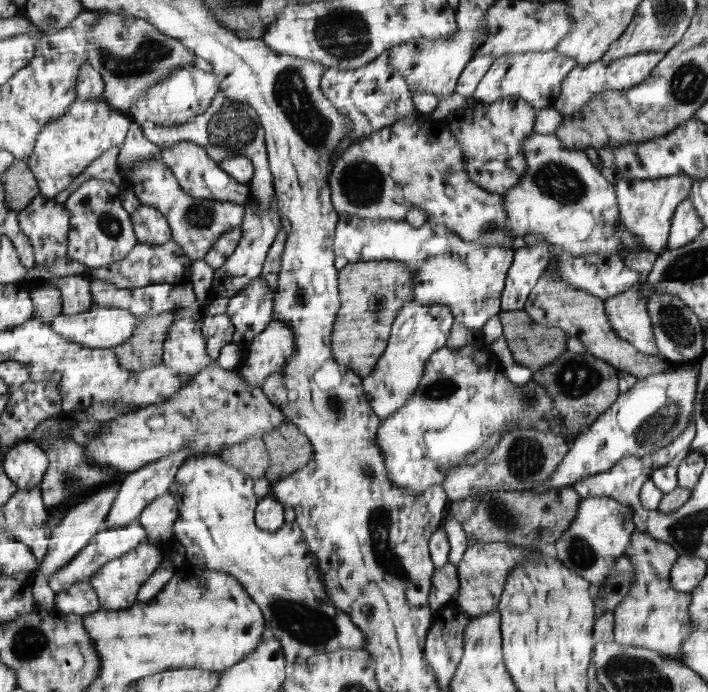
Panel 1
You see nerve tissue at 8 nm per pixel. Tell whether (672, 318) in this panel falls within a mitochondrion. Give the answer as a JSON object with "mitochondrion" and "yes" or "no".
{"mitochondrion":"yes"}

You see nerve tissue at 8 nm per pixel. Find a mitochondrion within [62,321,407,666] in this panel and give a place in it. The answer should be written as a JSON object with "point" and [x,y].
{"point":[311,630]}

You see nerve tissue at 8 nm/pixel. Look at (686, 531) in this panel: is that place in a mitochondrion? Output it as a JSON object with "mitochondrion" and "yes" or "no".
{"mitochondrion":"yes"}

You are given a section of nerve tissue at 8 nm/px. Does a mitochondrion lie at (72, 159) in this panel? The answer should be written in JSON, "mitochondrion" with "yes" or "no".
{"mitochondrion":"no"}

